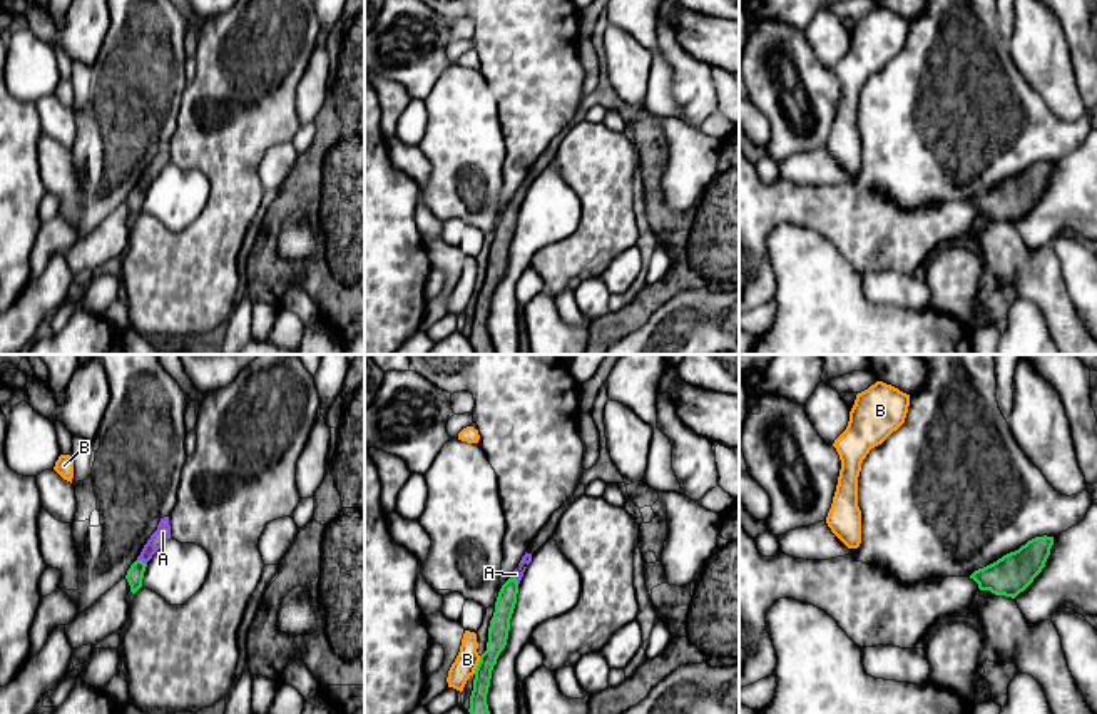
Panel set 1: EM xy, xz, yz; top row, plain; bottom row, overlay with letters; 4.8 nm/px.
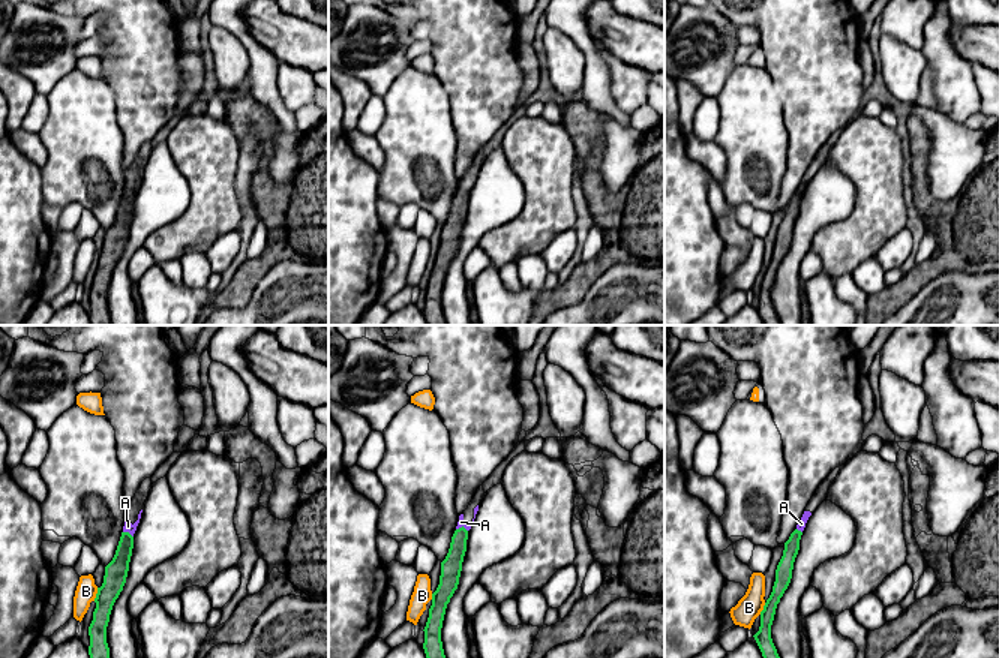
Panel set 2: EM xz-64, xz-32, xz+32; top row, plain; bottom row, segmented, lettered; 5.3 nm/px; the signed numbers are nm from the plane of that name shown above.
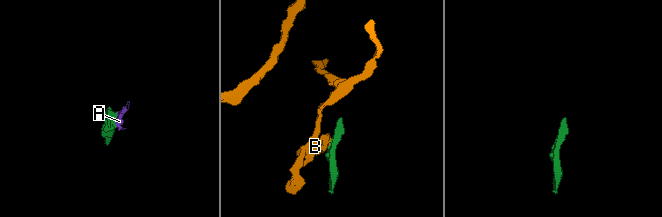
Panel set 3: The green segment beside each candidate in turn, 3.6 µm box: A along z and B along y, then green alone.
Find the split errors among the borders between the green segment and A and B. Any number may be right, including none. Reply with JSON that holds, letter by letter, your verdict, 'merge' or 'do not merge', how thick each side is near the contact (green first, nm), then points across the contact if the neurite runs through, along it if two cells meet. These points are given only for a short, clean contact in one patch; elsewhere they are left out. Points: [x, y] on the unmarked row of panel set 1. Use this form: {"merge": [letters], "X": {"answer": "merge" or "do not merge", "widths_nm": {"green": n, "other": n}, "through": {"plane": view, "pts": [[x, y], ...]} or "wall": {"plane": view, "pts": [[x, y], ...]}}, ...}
{"merge": ["A"], "A": {"answer": "merge", "widths_nm": {"green": 80, "other": 70}, "through": {"plane": "xy", "pts": [[134, 201], [141, 186], [163, 158]]}}, "B": {"answer": "do not merge", "widths_nm": {"green": 100, "other": 110}, "wall": {"plane": "xz", "pts": [[480, 281], [474, 298]]}}}

